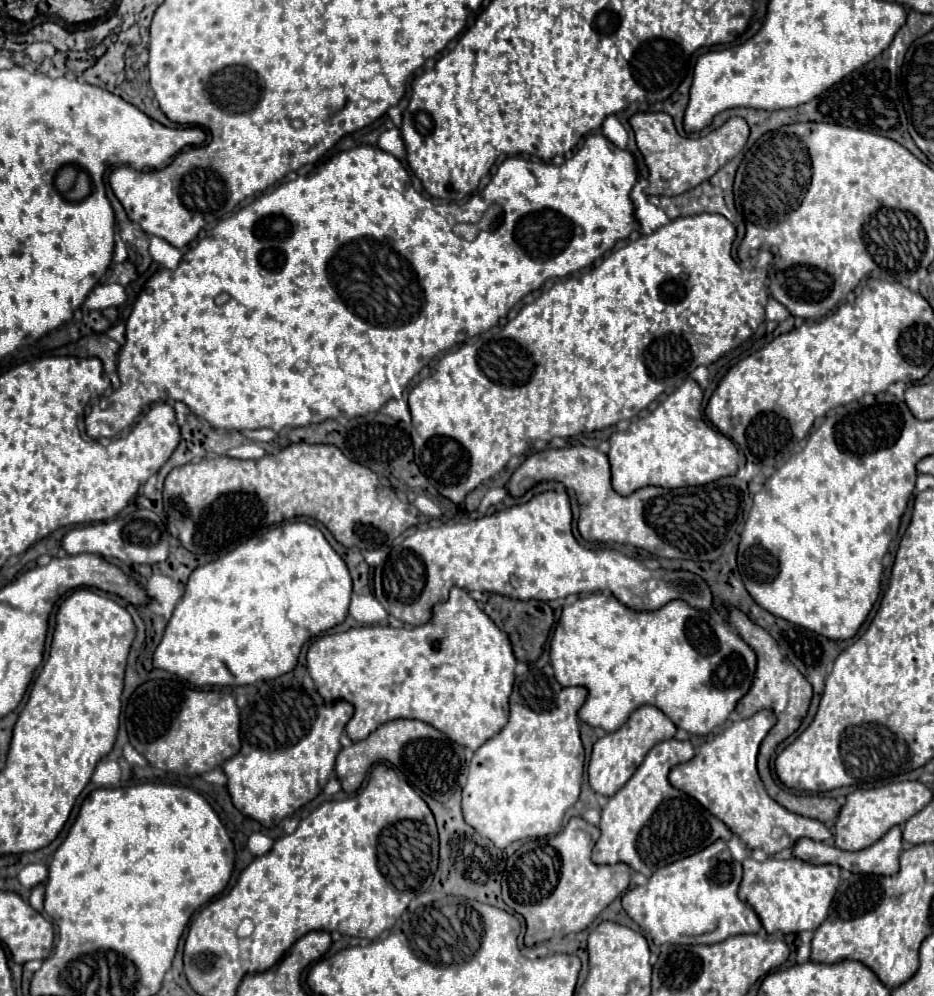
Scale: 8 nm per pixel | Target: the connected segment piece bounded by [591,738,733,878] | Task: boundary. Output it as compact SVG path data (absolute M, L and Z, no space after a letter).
M675 738L659 742L649 750L631 780L615 796L611 796L601 810L601 836L591 856L595 864L625 862L635 872L641 872L649 878L661 866L691 856L711 846L719 838L729 840L733 836L733 832L695 798L669 784L669 770L675 764L691 760L693 756L695 752L691 742L679 742Z

